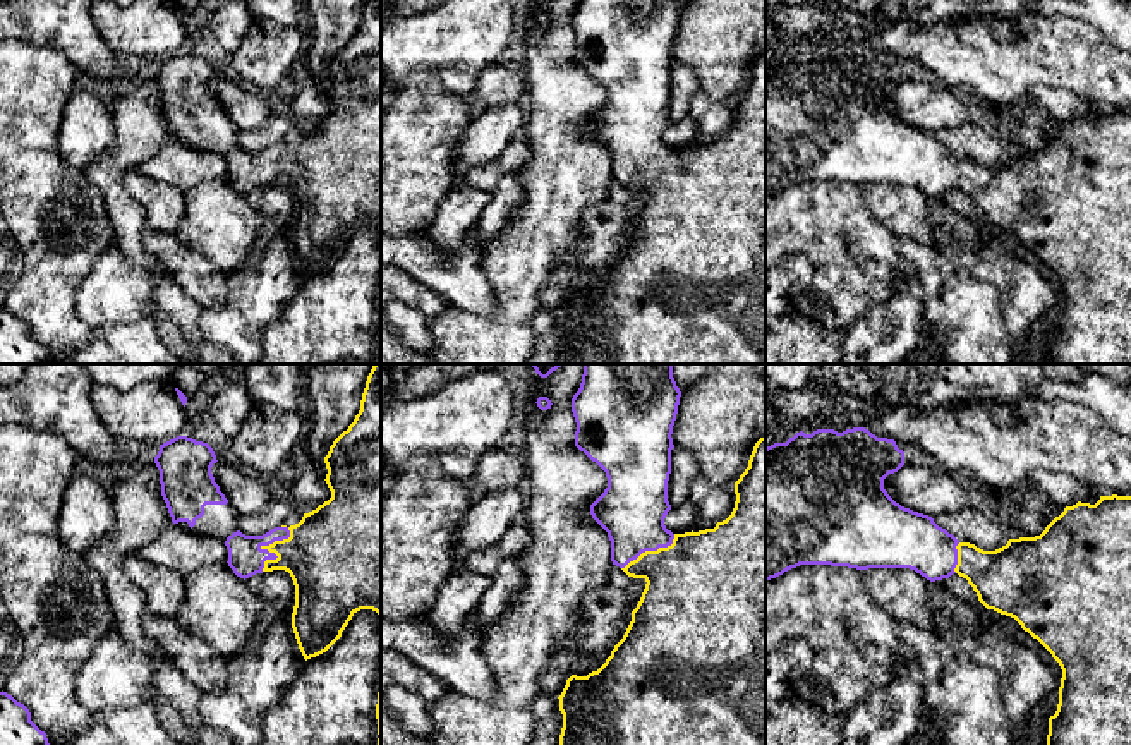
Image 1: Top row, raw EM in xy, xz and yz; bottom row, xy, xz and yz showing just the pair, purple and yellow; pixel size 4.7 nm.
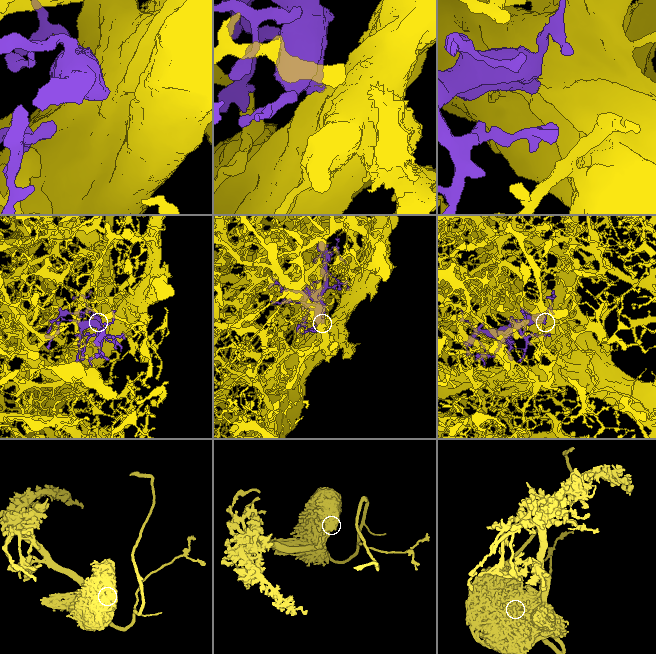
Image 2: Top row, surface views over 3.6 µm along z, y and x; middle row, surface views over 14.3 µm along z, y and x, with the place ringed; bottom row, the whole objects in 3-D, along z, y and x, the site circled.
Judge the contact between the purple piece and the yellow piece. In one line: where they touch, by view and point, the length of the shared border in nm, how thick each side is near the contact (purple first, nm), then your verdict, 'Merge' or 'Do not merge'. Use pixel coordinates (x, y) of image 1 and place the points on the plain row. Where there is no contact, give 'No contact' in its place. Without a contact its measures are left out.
Touches purple at xy (266, 165). Shared border 240 nm. Thickness 170 nm (purple) against 340 nm. Merge

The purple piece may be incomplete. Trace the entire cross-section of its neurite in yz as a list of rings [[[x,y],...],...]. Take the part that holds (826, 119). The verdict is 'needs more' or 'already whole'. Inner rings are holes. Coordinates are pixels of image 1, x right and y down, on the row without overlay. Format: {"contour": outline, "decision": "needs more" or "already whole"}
{"contour": [[[853,43],[843,48],[817,45],[812,50],[796,48],[786,58],[774,58],[765,64],[765,197],[800,180],[831,180],[856,185],[868,184],[910,184],[930,197],[949,194],[953,189],[966,194],[978,211],[978,216],[1001,230],[1014,233],[1025,247],[1037,254],[1059,278],[1062,285],[1059,319],[1049,333],[1047,364],[1131,364],[1131,112],[1100,112],[1095,120],[1078,117],[1066,122],[1040,151],[1009,154],[995,167],[983,167],[970,158],[959,158],[932,132],[913,127],[896,118],[884,105],[884,94],[904,81],[904,67],[894,55],[877,53],[865,43]]], "decision": "needs more"}

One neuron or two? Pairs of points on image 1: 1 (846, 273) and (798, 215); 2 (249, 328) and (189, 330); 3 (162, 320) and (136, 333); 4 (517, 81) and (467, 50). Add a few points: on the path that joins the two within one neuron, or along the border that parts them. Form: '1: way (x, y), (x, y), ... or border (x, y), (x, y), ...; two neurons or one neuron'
1: way (843, 260), (812, 229); one neuron
2: border (203, 308), (198, 318), (198, 332), (222, 345); two neurons
3: border (114, 323), (150, 320), (157, 335), (167, 345); two neurons
4: border (498, 60), (481, 72), (472, 93); two neurons

